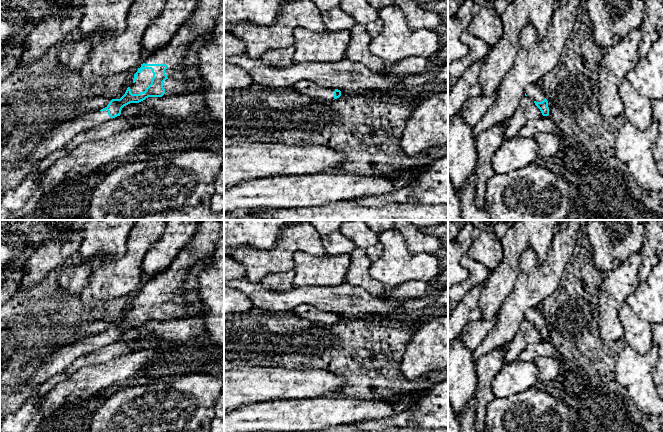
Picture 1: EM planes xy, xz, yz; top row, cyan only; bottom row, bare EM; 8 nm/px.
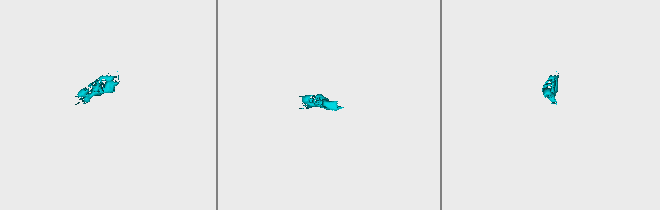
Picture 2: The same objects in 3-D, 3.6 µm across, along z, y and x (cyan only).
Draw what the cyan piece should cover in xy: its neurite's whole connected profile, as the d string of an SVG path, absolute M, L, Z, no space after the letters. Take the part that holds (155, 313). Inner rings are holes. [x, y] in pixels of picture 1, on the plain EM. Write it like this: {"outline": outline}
{"outline": "M200 220L192 240L181 250L165 273L148 281L134 298L133 307L120 323L112 323L100 335L59 347L40 365L30 380L36 389L53 375L65 371L80 356L120 340L124 330L148 321L166 321L184 317L184 283L195 263L212 258L221 234L219 220Z"}

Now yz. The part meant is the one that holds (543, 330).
{"outline": "M540 307L528 309L525 320L534 325L535 329L540 333L543 340L549 339L548 325L541 314Z"}

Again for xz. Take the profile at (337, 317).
{"outline": "M308 304L300 305L292 310L292 312L301 318L323 325L331 325L341 320L341 315L338 313L323 311L313 305Z"}

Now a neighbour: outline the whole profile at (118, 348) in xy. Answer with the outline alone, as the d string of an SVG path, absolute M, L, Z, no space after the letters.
M121 340L111 342L110 344L76 359L65 371L53 375L45 383L37 388L36 394L42 399L52 390L58 383L66 380L72 374L80 370L82 367L104 363L112 358L133 353L132 345Z

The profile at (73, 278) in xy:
M79 257L70 260L69 265L64 266L60 273L59 287L73 295L80 296L84 287L88 284L93 264L94 259L89 262L83 262Z

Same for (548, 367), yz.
M537 356L534 359L539 370L538 383L548 383L557 378L560 373L559 363L553 357Z

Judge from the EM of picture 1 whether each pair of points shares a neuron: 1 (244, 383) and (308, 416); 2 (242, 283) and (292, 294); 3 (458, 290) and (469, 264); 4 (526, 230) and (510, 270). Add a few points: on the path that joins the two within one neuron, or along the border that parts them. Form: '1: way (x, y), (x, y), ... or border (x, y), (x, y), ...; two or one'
1: border (301, 398), (265, 400), (255, 403); two
2: way (254, 291), (261, 298), (280, 298); one
3: way (465, 286), (473, 278), (473, 271); one
4: way (516, 240), (513, 244), (511, 260); one

